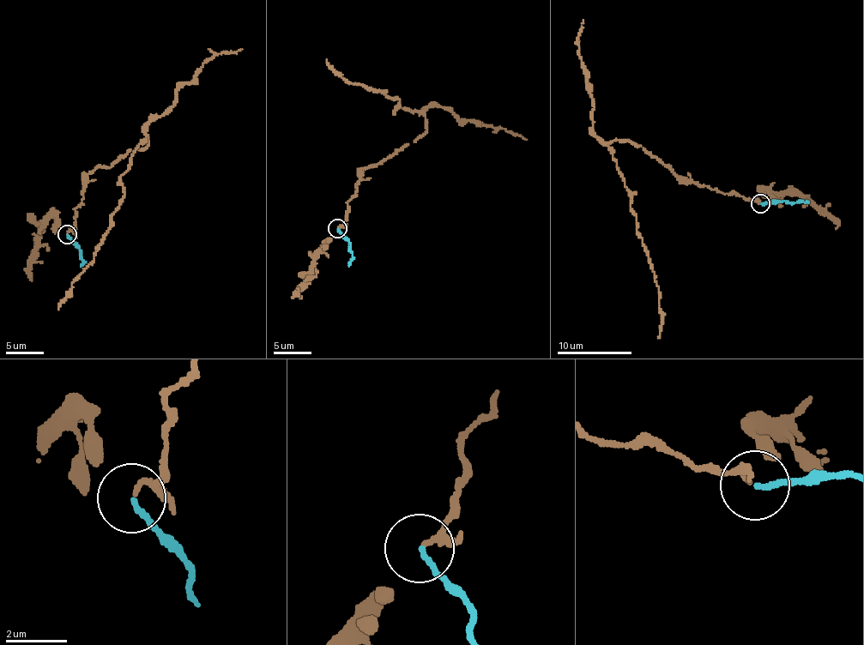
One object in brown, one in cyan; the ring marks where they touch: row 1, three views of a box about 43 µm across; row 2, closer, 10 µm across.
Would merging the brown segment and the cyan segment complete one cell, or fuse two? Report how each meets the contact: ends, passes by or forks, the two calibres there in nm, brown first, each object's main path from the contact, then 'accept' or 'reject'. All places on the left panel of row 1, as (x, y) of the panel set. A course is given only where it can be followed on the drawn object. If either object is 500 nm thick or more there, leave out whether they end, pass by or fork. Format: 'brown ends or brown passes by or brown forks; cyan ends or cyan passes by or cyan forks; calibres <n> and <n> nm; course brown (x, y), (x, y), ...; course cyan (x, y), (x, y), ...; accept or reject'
brown passes by; cyan ends; calibres 120 and 150 nm; course brown (67, 233), (83, 199), (84, 179), (148, 141), (146, 134), (120, 177), (123, 199), (103, 244), (58, 308); course cyan (67, 234), (79, 249), (84, 261), (81, 265); accept

